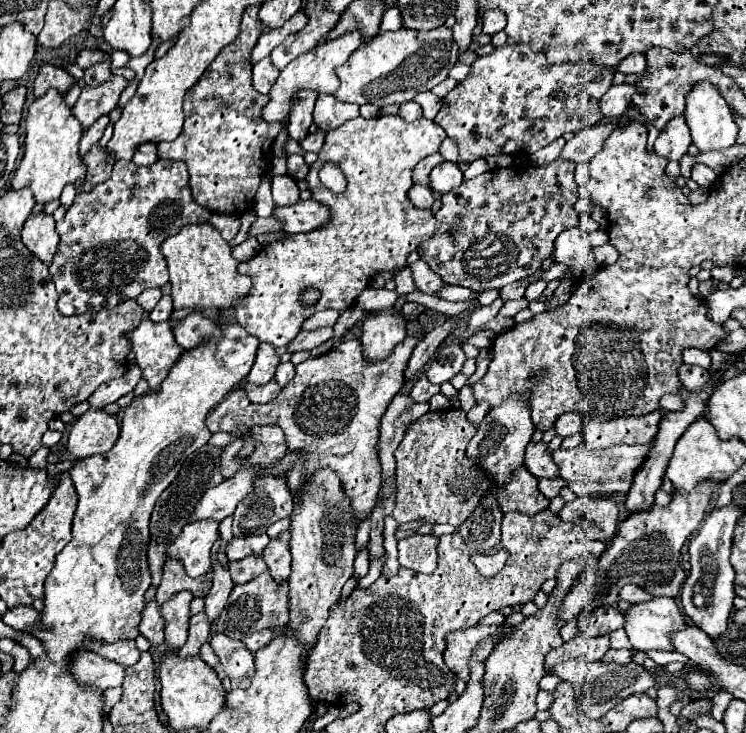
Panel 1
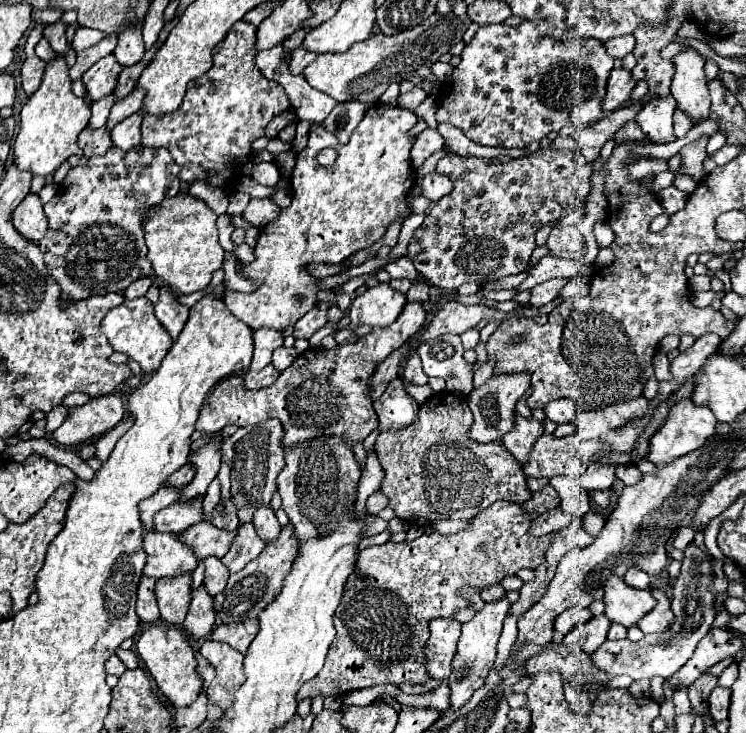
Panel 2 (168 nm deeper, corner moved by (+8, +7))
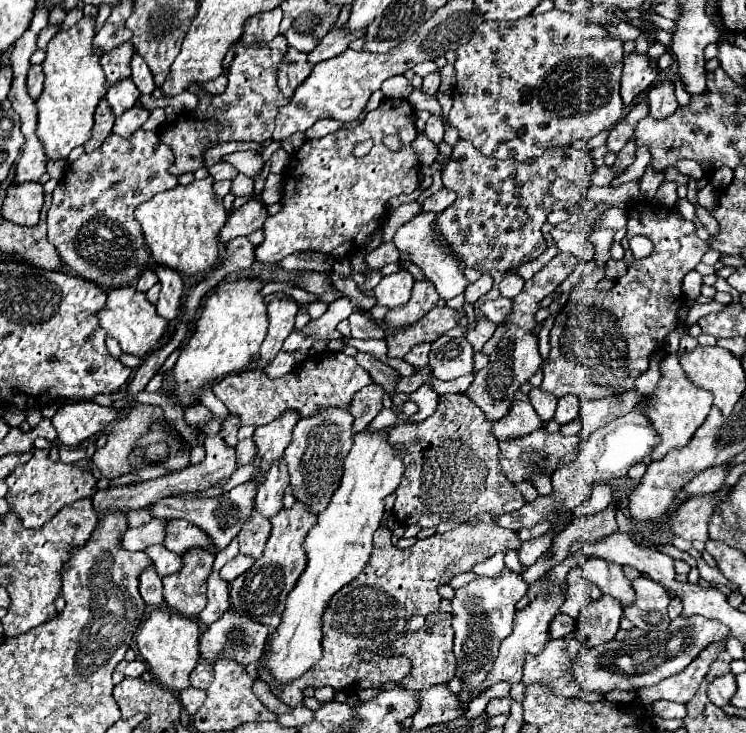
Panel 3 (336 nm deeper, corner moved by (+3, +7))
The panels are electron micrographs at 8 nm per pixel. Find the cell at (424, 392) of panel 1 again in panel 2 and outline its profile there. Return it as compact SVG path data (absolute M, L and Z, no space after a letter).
M416 351L410 353L410 357L408 357L408 361L406 361L406 367L404 367L402 375L404 375L404 379L406 379L408 383L412 383L412 385L426 385L426 383L428 383L428 377L426 377L424 371L422 371L420 357L418 357Z

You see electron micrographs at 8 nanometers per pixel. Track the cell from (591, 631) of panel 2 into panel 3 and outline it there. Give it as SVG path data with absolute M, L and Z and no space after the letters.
M601 595L597 601L589 601L581 609L581 617L577 623L577 639L585 647L597 647L611 641L619 631L621 615L623 611L615 597Z

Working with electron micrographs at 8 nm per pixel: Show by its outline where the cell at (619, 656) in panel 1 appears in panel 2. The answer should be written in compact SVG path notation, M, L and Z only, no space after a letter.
M692 543L684 549L682 559L682 571L678 579L674 581L672 591L672 611L676 615L676 621L672 623L672 631L666 637L654 637L646 635L642 641L632 643L630 639L622 641L606 641L600 645L598 651L594 651L590 657L596 667L604 669L610 677L616 675L628 675L634 681L638 679L650 679L654 675L660 675L664 679L672 677L694 653L698 641L710 631L714 621L714 593L708 589L708 585L714 581L714 567L712 559L706 553L706 547L698 547Z

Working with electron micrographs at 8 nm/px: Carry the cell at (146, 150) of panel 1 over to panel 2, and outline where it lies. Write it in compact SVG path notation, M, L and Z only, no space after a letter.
M134 113L130 117L126 117L124 121L120 121L114 129L112 129L112 141L114 141L114 147L122 149L122 151L128 151L128 149L134 149L140 145L142 141L142 135L140 135L140 123L142 123L142 113Z

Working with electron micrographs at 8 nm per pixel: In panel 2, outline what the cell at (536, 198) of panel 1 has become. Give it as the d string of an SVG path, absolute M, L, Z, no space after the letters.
M542 139L540 147L544 149L538 157L520 157L508 163L486 163L478 157L458 157L454 153L446 153L438 161L438 171L452 177L454 189L450 195L442 197L434 203L424 223L414 231L412 241L408 243L406 257L414 263L414 267L436 287L456 291L462 283L484 285L492 279L522 273L528 267L530 255L536 249L534 235L540 227L550 221L560 221L572 209L574 189L570 183L572 173L576 171L574 153L564 151L548 151L550 141Z

